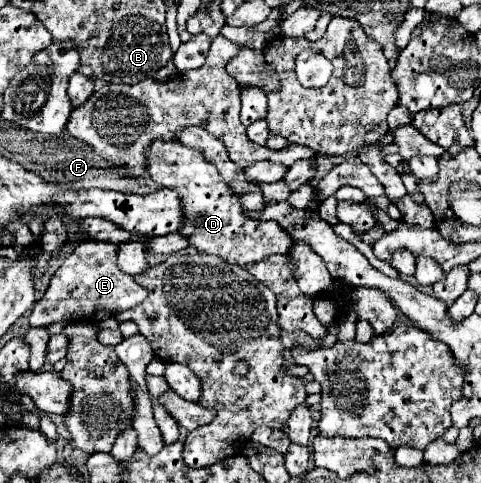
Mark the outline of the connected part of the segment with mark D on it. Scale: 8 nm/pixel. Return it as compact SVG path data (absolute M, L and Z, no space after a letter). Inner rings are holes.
M153 140L145 152L147 170L151 178L161 188L171 188L179 192L183 202L183 212L187 216L183 228L183 236L189 238L189 244L205 254L217 254L231 264L245 266L249 262L265 260L273 254L291 252L291 236L279 228L275 222L257 222L243 216L241 202L233 196L223 182L217 168L203 156L199 148L187 148L179 140Z

